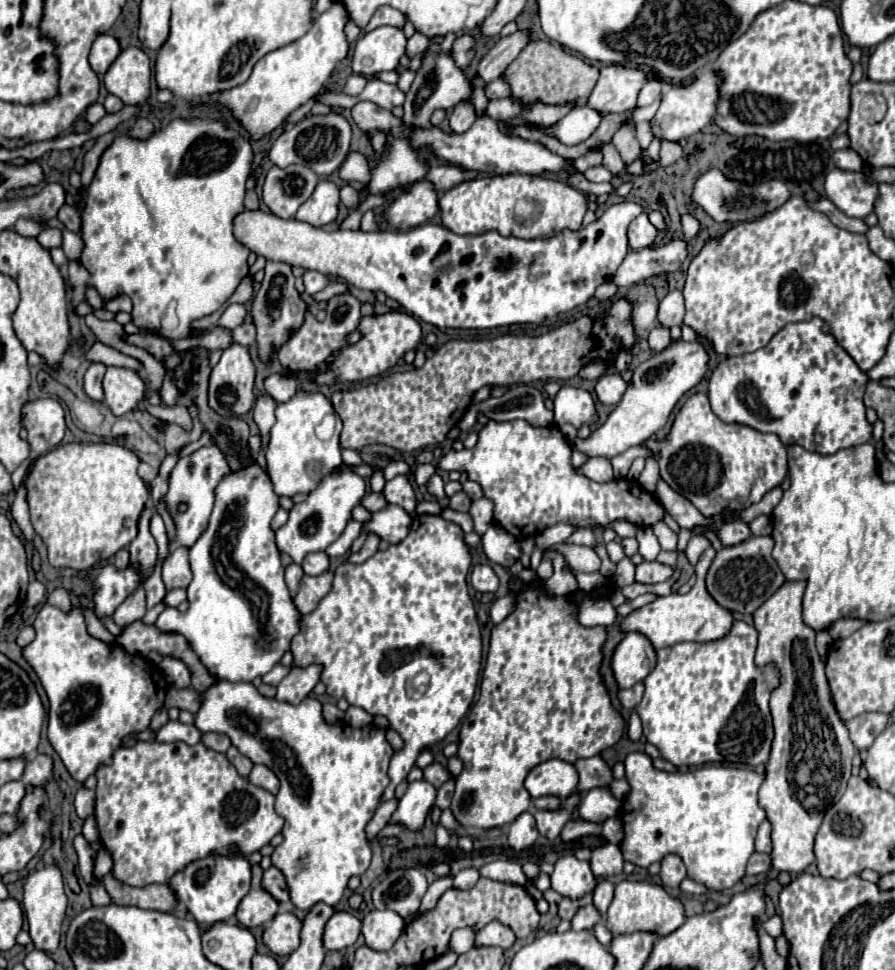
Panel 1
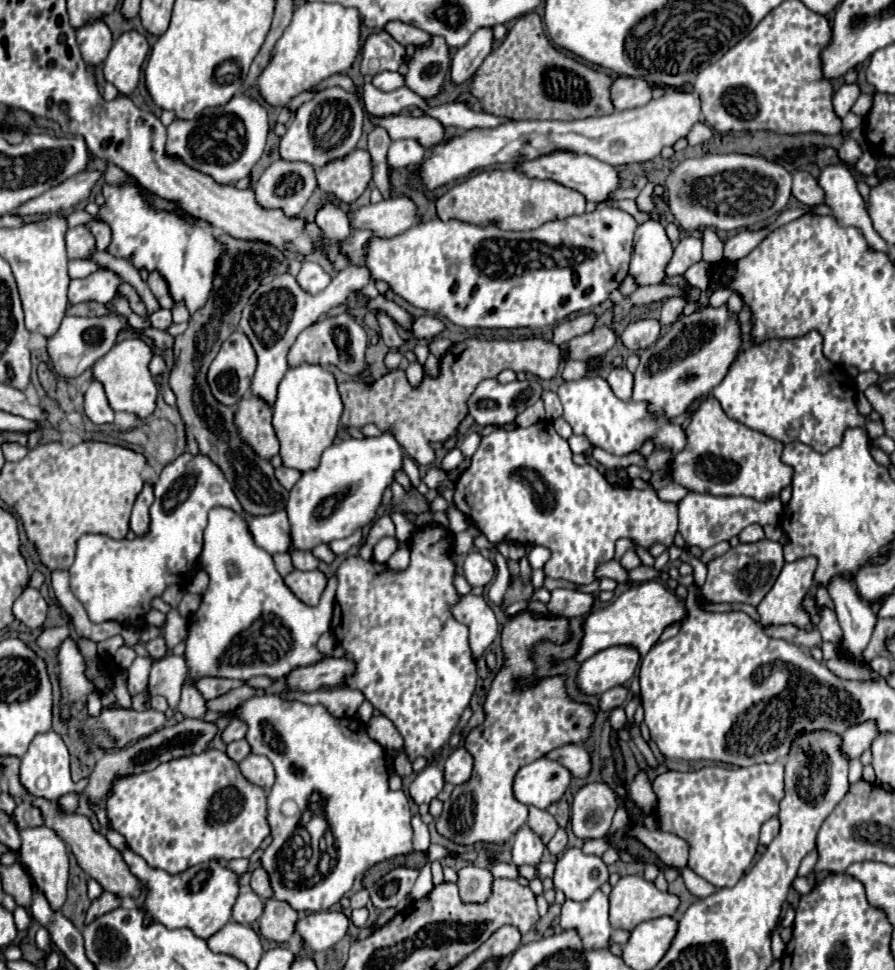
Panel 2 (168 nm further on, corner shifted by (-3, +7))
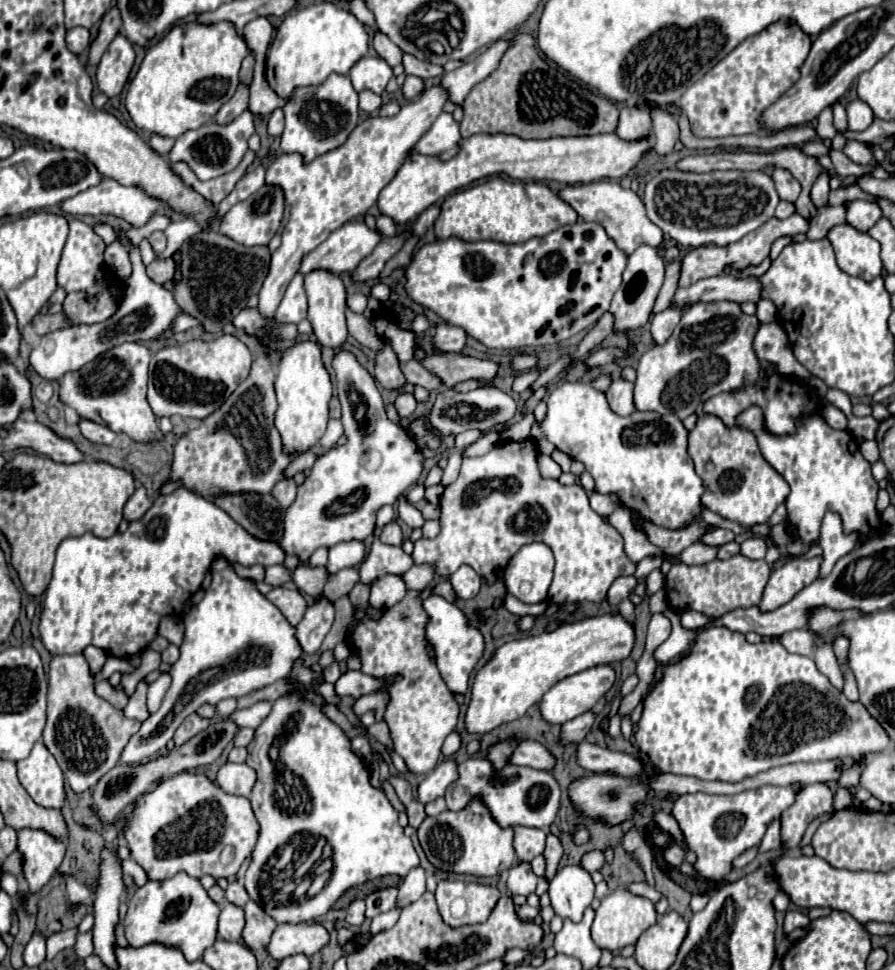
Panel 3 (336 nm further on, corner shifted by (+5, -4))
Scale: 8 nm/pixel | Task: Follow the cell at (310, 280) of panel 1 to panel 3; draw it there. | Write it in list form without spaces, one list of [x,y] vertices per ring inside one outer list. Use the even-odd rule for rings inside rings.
[[[298,273],[290,281],[274,319],[278,323],[294,323],[296,325],[298,321],[306,319],[306,313],[308,313],[308,301],[304,295],[304,277]]]

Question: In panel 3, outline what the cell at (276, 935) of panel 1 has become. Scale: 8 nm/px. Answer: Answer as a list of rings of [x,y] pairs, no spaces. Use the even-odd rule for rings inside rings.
[[[248,901],[244,907],[244,915],[246,915],[246,927],[242,931],[242,939],[244,943],[256,951],[256,949],[264,949],[270,943],[270,935],[276,929],[276,921],[266,915],[262,911],[262,907],[258,907],[254,901]]]

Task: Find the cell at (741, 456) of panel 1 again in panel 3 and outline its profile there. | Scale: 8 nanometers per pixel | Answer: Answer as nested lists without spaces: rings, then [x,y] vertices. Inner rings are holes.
[[[702,415],[688,437],[688,451],[696,473],[706,485],[702,503],[724,519],[738,521],[742,527],[766,523],[780,503],[786,501],[790,487],[786,479],[762,457],[756,437],[740,427],[728,427],[716,415]]]

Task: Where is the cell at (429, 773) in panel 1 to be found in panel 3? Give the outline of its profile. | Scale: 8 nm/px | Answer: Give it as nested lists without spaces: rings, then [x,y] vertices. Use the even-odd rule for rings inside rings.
[[[470,757],[468,761],[462,761],[458,765],[458,773],[460,779],[452,783],[446,791],[446,805],[450,811],[462,811],[474,797],[480,797],[488,811],[492,811],[492,819],[496,819],[496,823],[504,829],[518,825],[548,829],[556,819],[560,787],[548,771],[536,771],[510,763],[502,769],[496,769],[488,759]]]

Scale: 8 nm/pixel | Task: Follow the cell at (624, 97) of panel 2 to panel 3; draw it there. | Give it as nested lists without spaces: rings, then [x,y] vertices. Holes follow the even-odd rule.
[[[622,107],[620,109],[620,125],[616,135],[624,141],[640,141],[652,137],[652,117],[648,109],[638,107]]]

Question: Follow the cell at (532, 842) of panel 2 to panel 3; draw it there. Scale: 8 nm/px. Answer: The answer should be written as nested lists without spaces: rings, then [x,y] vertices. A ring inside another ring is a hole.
[[[516,863],[512,865],[512,869],[508,871],[508,891],[512,895],[524,895],[528,897],[530,893],[536,891],[536,885],[538,885],[538,877],[532,873],[530,865],[528,863]]]

